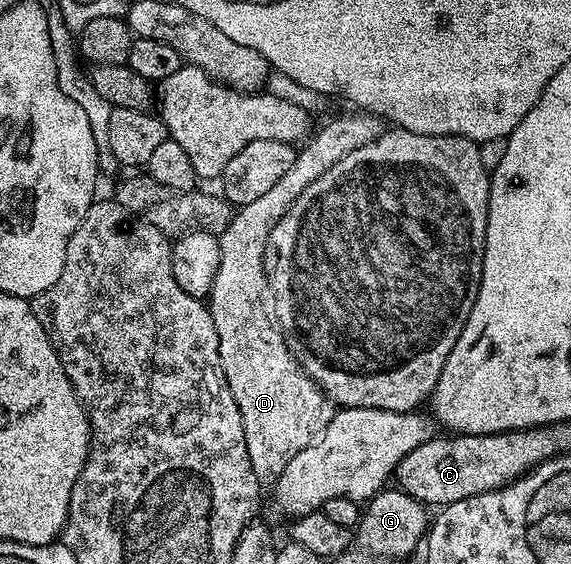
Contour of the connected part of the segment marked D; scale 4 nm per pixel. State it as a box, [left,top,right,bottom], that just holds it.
[208,111,384,485]

